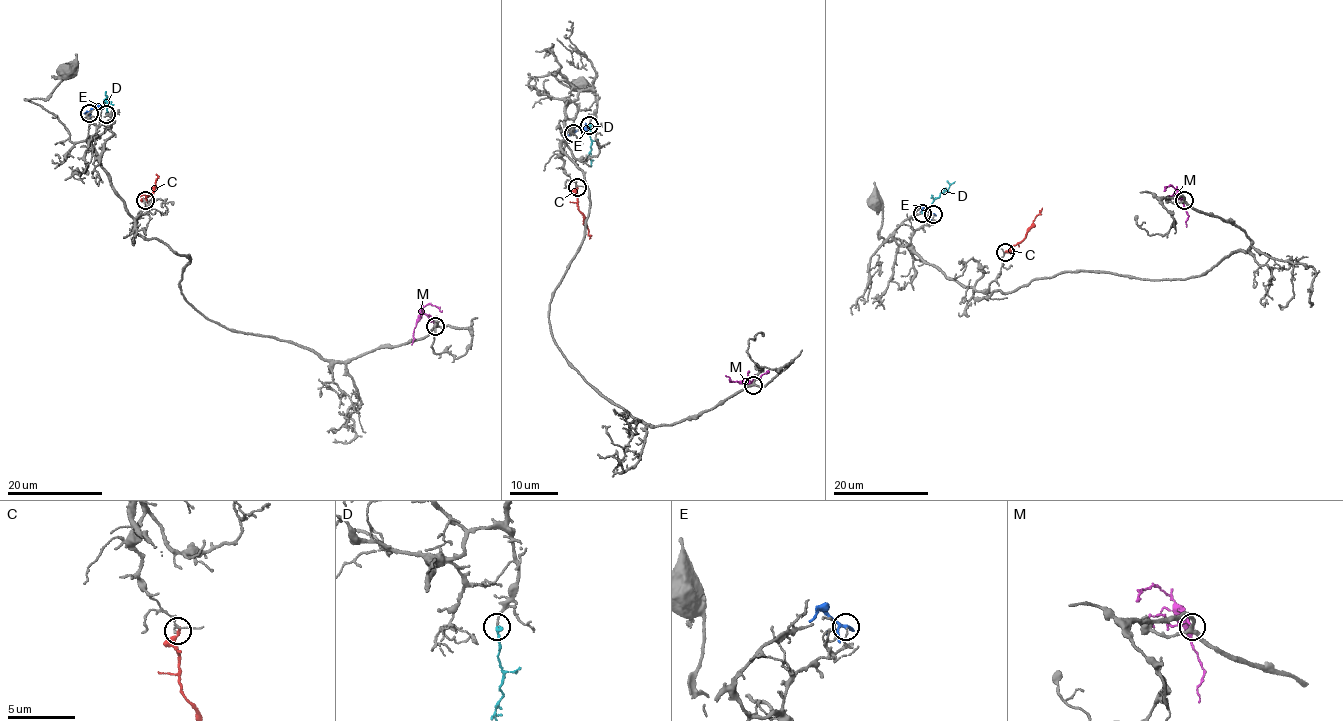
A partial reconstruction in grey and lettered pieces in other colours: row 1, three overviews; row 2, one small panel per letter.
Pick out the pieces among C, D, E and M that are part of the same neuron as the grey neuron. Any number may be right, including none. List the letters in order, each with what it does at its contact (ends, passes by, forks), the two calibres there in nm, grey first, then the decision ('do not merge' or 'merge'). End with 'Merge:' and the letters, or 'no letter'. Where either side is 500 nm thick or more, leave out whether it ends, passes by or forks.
C: it ends there; 140 nm thick on the grey side, 280 nm on the other; do not merge
D: it ends there; 150 nm thick on the grey side, 240 nm on the other; merge
E: it forks there; 90 nm thick on the grey side, 190 nm on the other; do not merge
M: it ends there; 240 nm thick on the grey side, 190 nm on the other; do not merge
Merge: D

